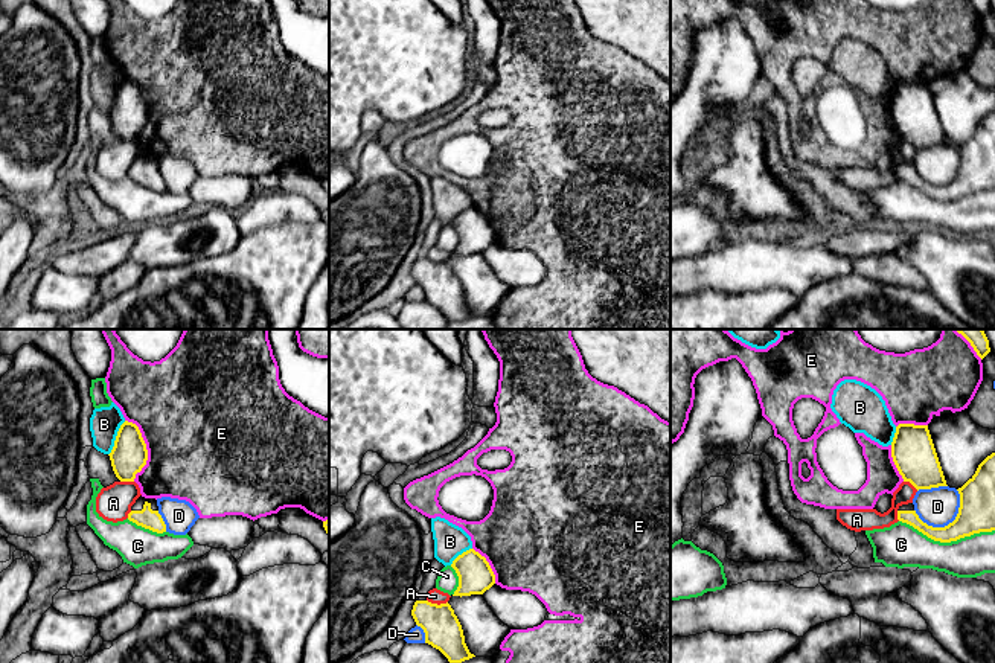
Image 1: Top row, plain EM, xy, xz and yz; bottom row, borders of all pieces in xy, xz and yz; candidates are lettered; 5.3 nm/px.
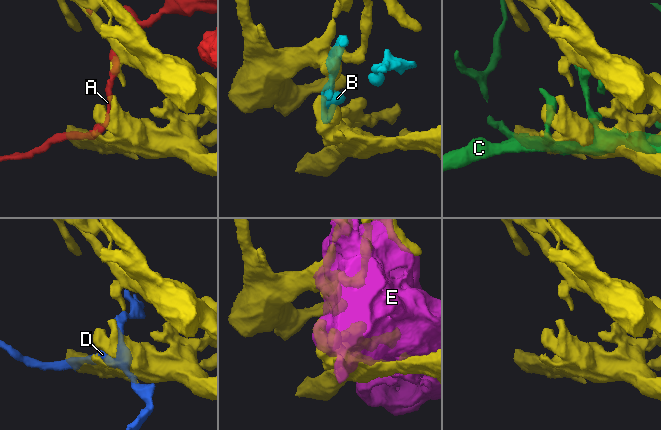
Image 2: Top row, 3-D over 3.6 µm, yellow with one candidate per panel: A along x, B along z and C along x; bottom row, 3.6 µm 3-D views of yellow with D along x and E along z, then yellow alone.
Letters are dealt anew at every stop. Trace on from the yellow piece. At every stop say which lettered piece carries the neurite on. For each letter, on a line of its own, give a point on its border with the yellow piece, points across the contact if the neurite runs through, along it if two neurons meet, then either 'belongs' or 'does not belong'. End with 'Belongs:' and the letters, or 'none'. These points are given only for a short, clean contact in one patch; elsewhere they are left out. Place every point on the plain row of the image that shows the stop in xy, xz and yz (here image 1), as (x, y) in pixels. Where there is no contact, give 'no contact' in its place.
A: contact xz (436, 262); does not belong
B: contact xy (116, 96); border xy (125, 80), (108, 113); does not belong
C: contact yz (947, 200); does not belong
D: contact yz (945, 185); does not belong
E: contact xy (145, 107); does not belong
Belongs: none

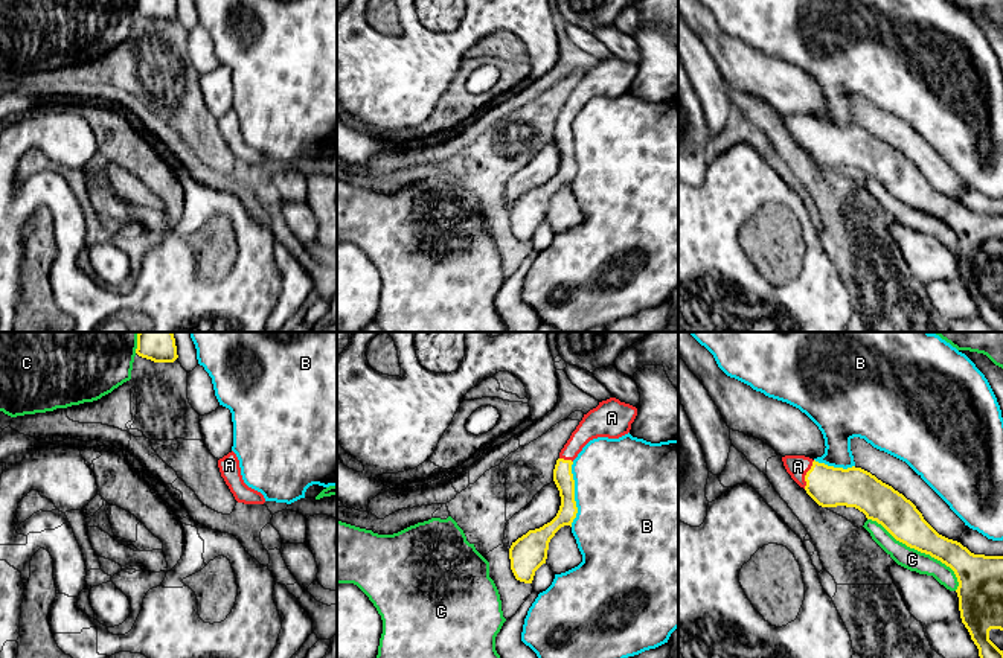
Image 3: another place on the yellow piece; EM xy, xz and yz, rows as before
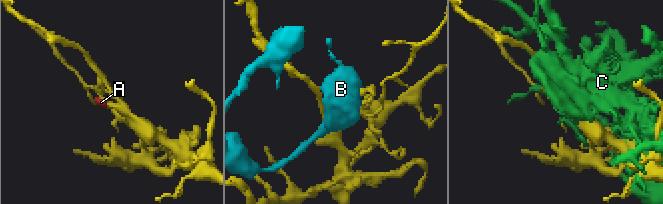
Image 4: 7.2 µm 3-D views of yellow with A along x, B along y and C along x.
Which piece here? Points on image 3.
A: contact yz (807, 133); way yz (828, 145), (807, 133), (797, 125); belongs
B: contact xz (573, 153); does not belong
C: contact yz (919, 209); does not belong
Belongs: A

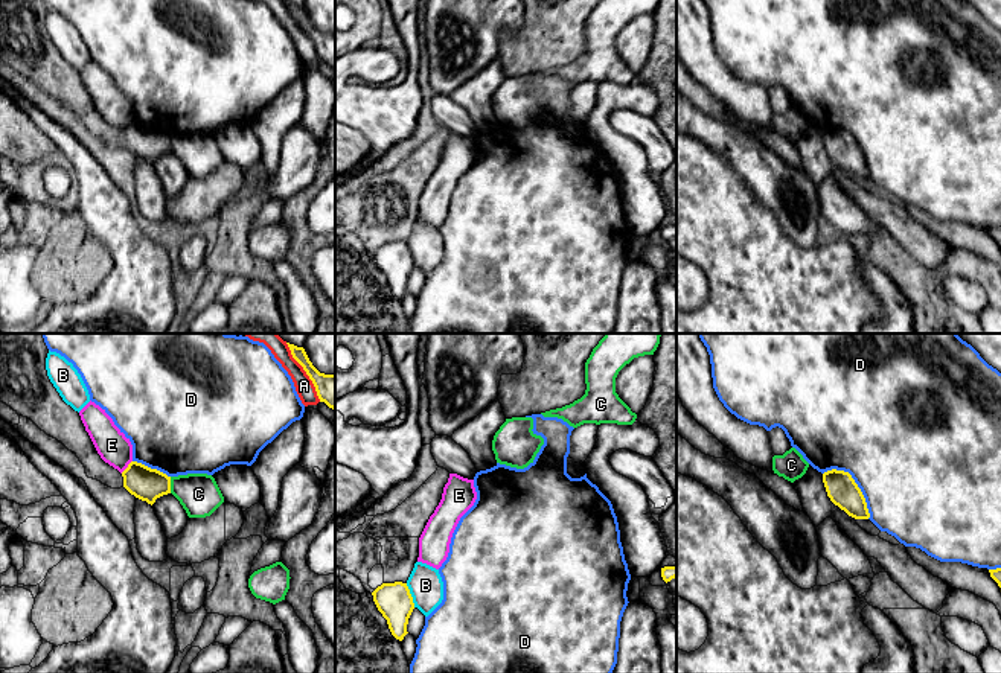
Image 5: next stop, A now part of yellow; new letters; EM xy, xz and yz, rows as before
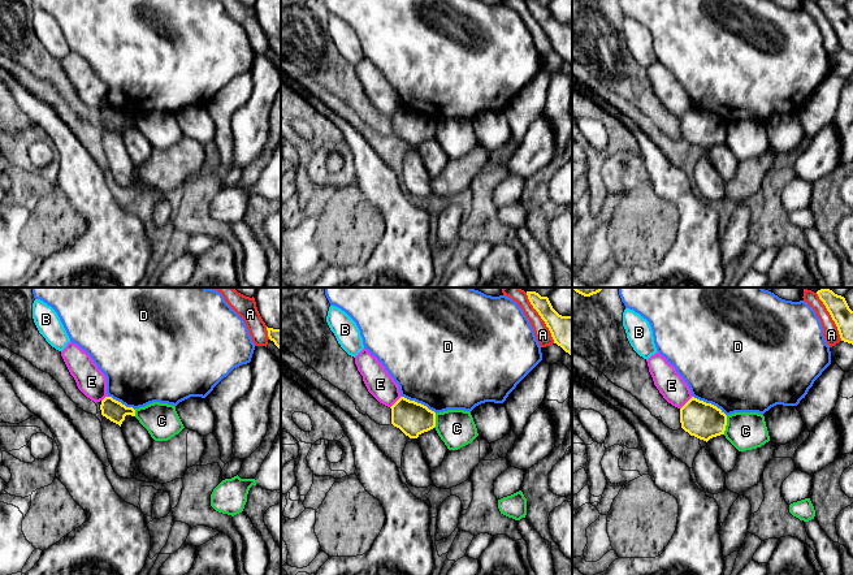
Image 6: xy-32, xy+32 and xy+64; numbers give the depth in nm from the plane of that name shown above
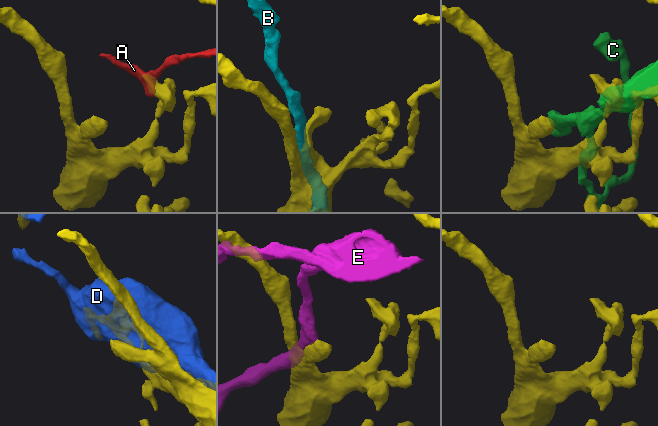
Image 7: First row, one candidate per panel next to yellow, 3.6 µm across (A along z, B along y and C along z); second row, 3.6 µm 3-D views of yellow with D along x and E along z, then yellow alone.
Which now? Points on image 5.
A: contact xy (305, 29); does not belong
B: contact xz (410, 255); does not belong
C: contact xy (169, 143); border xy (169, 136), (171, 151); does not belong
D: contact yz (857, 143); does not belong
E: contact xy (128, 125); does not belong
Belongs: none

